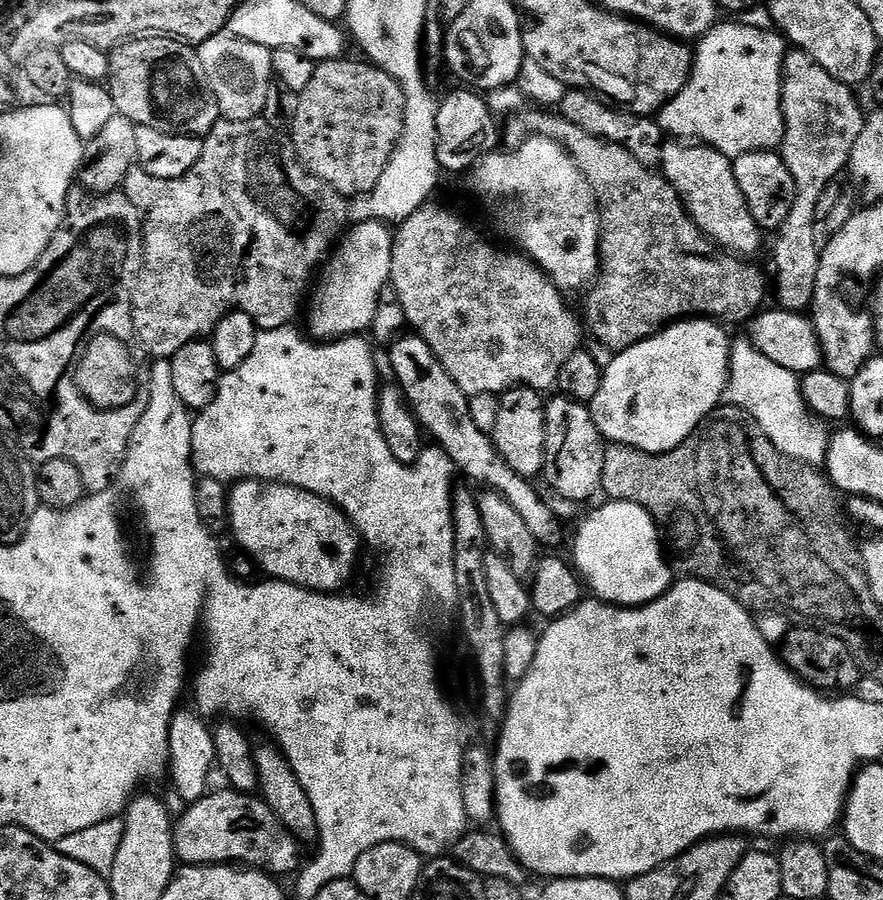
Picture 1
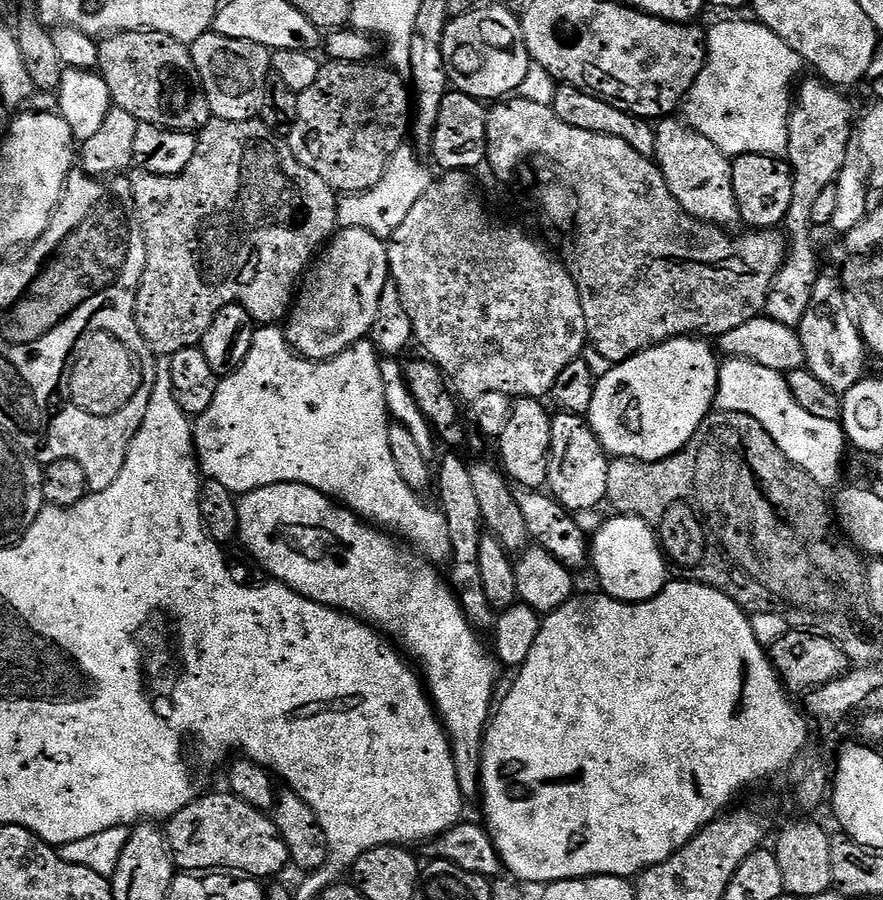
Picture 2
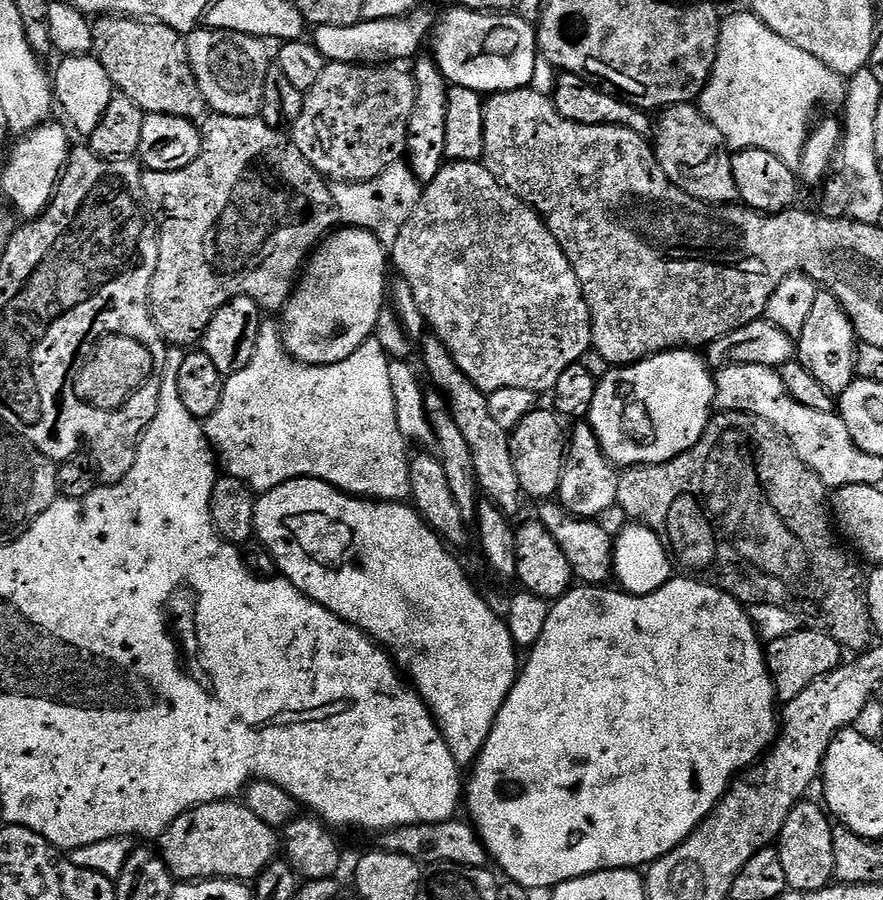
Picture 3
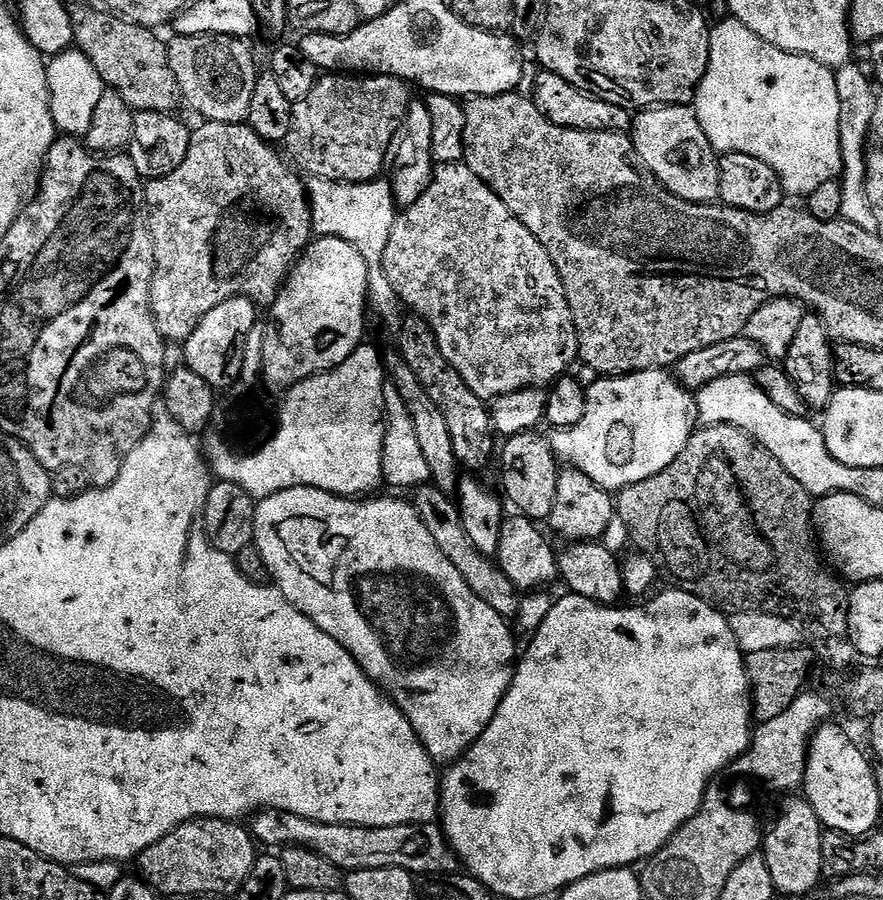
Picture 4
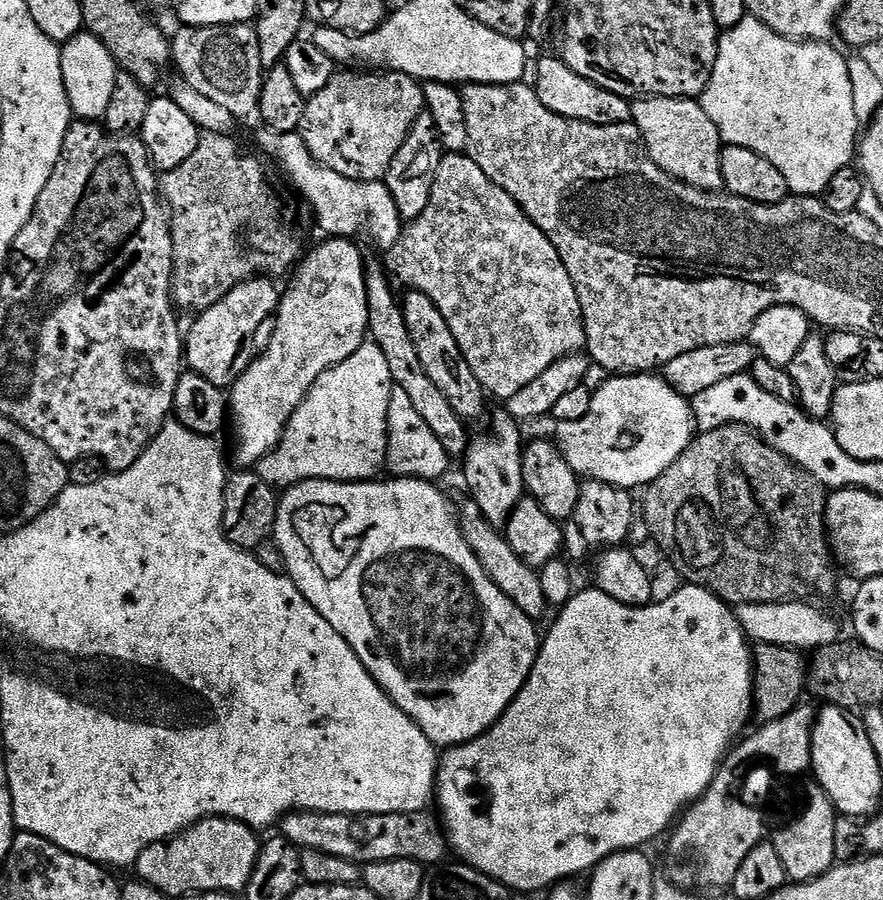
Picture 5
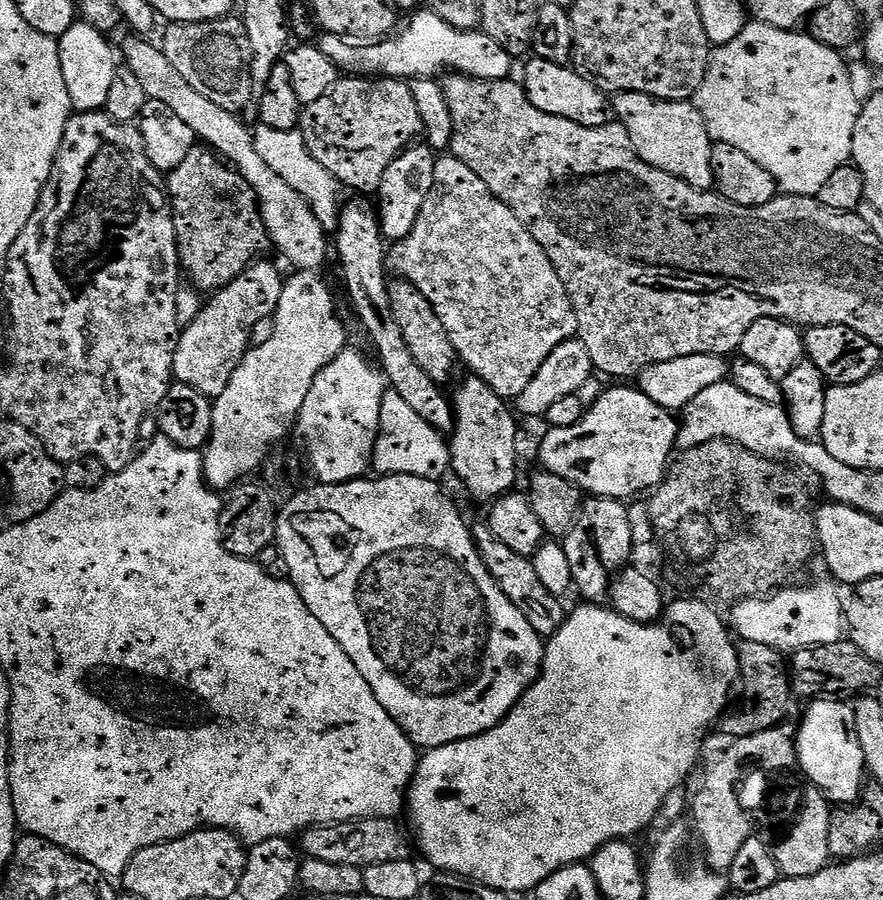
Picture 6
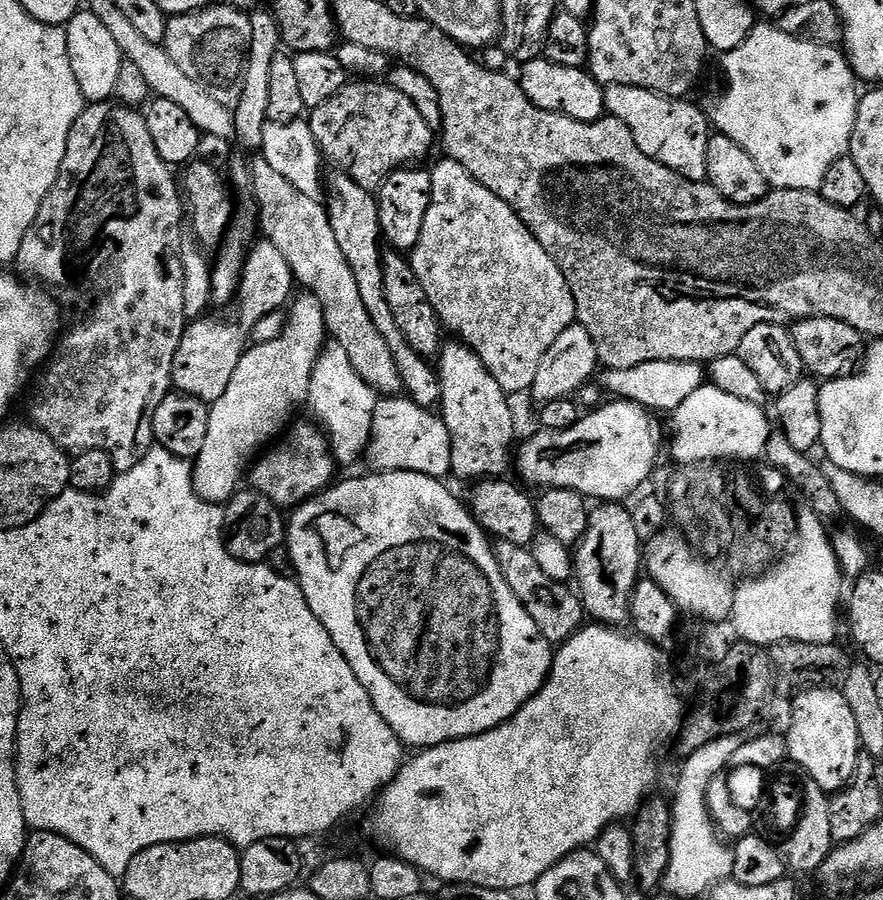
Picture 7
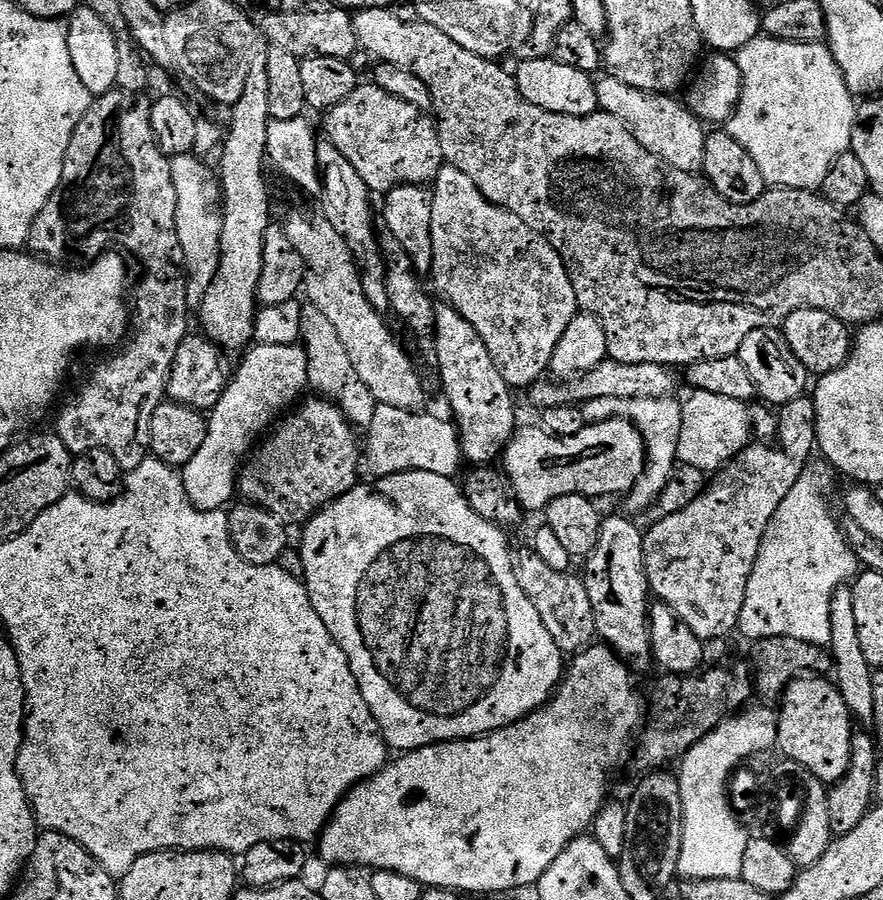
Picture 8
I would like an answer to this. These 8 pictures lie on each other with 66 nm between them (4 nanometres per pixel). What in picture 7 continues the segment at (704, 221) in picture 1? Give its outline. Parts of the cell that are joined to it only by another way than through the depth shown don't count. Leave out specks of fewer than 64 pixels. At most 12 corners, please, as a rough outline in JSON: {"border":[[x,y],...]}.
{"border":[[604,88],[638,150],[707,181],[710,120],[688,98]]}

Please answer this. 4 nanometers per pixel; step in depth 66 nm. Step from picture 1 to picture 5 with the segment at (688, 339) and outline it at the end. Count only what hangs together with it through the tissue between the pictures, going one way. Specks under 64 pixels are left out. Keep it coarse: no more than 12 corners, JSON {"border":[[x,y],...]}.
{"border":[[616,374],[563,425],[577,477],[653,484],[694,439],[659,375]]}

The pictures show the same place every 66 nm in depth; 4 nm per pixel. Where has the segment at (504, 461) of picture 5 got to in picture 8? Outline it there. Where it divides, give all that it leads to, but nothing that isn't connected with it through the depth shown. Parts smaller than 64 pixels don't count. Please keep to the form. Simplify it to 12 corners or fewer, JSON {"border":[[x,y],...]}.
{"border":[[437,307],[440,384],[472,466],[503,457],[514,389],[458,310]]}

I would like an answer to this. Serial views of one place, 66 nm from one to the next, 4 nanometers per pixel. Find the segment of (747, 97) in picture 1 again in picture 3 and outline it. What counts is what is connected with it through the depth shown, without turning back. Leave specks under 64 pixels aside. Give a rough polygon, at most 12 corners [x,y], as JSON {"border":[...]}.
{"border":[[725,15],[698,107],[732,150],[799,165],[845,77]]}

